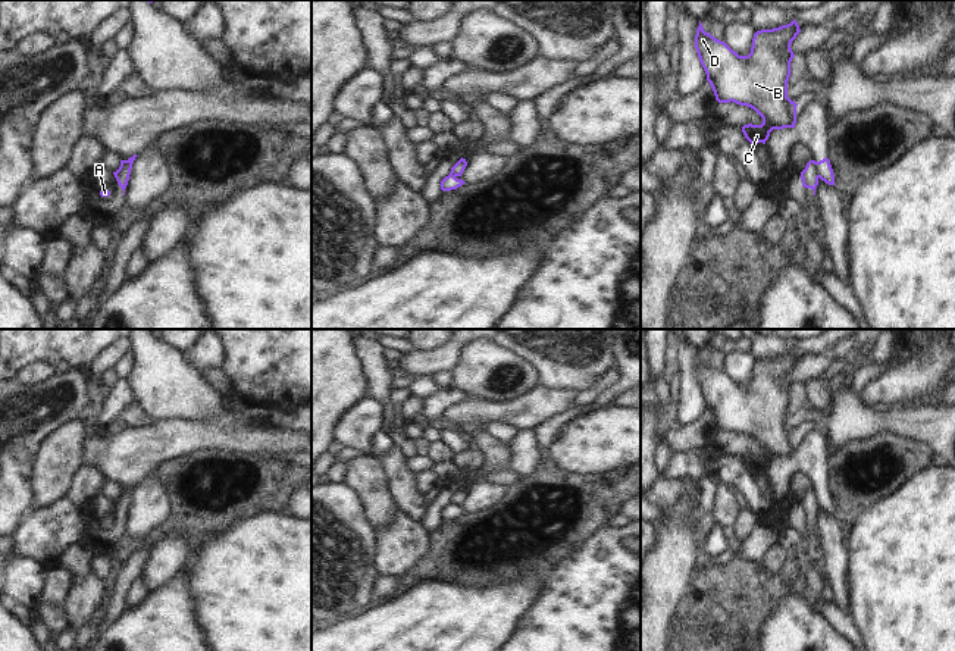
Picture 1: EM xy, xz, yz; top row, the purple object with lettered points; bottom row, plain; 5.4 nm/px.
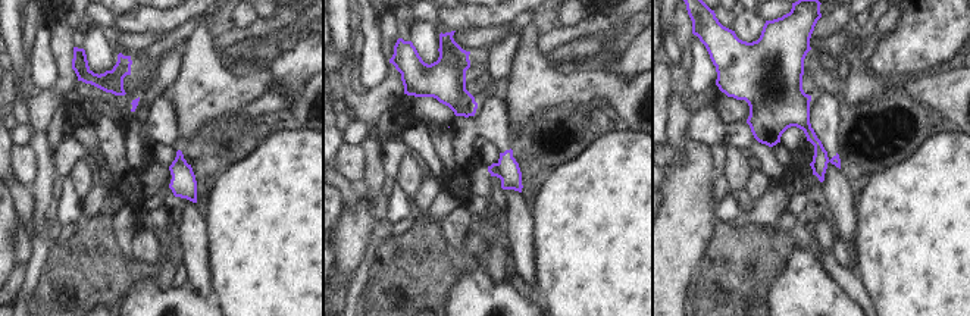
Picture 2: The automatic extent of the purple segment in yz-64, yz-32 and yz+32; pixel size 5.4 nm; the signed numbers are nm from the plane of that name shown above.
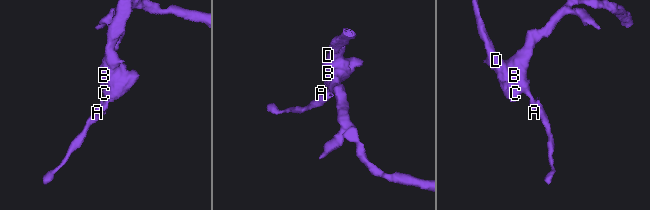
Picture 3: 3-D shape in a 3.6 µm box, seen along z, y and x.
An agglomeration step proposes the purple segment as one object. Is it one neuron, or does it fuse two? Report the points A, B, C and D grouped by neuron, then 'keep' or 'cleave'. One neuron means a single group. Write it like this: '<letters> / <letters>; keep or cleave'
A / B C D; cleave

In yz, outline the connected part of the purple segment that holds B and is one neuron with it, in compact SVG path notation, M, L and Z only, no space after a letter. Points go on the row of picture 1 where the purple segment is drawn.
M795 19L779 28L757 31L752 38L751 53L739 56L724 41L705 32L699 21L695 48L716 100L718 103L733 101L748 106L763 118L761 125L748 123L742 126L745 138L752 145L758 143L765 144L773 129L795 128L798 104L788 97L788 81L790 76L790 62L795 57L790 44L799 32L801 29Z

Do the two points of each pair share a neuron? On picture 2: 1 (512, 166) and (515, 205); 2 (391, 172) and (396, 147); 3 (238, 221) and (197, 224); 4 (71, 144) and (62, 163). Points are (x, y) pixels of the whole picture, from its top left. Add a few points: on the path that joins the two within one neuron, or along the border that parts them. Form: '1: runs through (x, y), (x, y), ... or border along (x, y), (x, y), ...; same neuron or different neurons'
1: border along (504, 188), (513, 188), (521, 193); different neurons
2: runs through (391, 166), (393, 153); same neuron
3: border along (202, 207), (209, 257); different neurons
4: runs through (68, 149), (63, 159); same neuron

